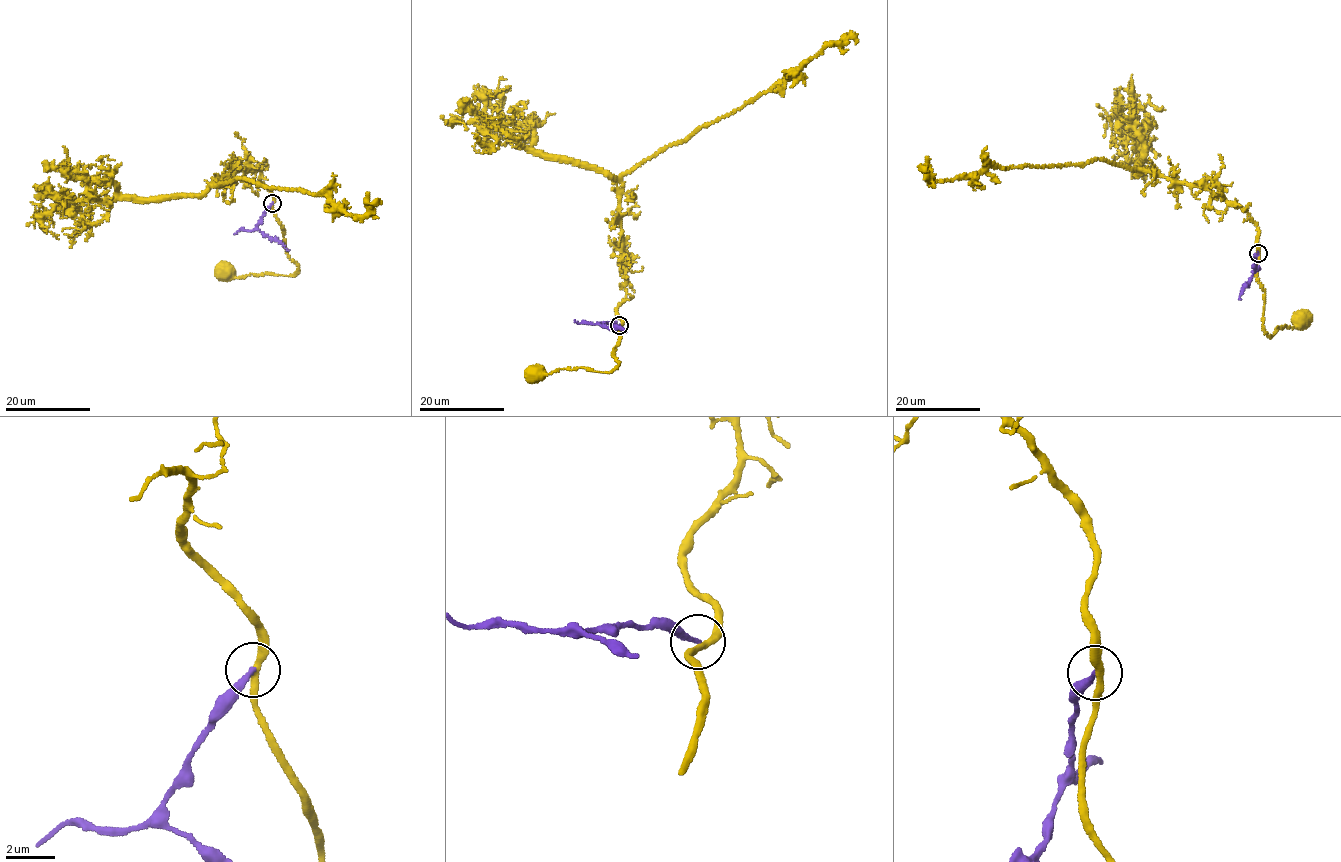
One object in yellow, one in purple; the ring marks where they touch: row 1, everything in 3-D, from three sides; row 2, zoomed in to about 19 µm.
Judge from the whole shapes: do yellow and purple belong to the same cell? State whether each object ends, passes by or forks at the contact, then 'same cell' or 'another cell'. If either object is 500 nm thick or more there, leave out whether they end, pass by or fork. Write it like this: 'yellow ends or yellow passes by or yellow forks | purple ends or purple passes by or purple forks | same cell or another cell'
yellow passes by | purple ends | another cell

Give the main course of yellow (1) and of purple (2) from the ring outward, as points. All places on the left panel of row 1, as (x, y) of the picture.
1: (272, 203), (284, 247), (298, 271), (238, 277), (225, 272)
2: (272, 203), (257, 227), (289, 250)

